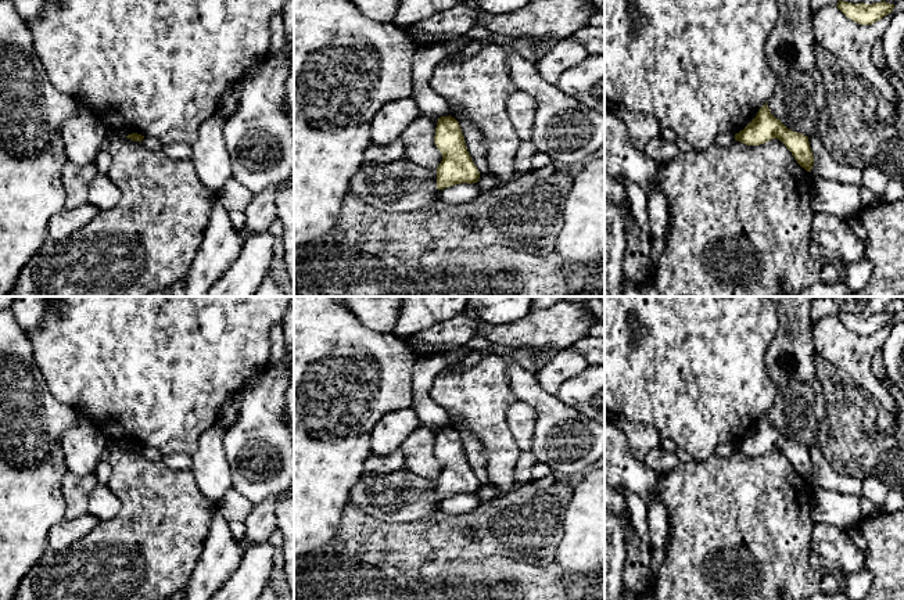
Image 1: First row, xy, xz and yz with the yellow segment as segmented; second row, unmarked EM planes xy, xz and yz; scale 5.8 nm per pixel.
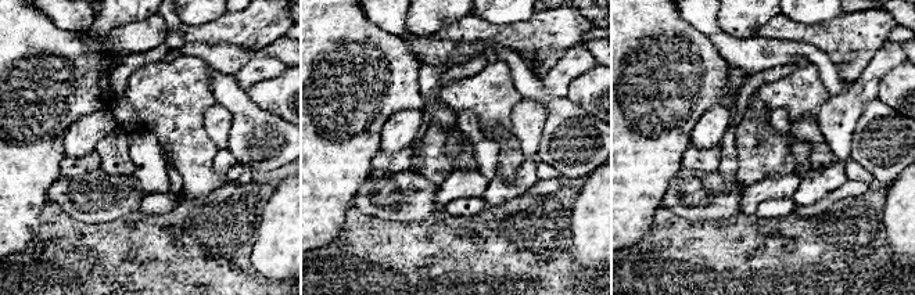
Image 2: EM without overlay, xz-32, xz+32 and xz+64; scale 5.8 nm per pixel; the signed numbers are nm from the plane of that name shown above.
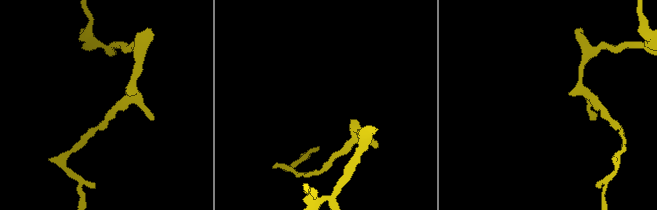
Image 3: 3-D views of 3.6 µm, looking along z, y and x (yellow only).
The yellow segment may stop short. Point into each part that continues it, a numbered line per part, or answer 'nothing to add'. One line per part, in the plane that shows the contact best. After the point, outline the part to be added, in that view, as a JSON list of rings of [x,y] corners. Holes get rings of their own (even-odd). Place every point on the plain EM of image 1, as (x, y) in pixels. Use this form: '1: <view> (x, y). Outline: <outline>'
nothing to add

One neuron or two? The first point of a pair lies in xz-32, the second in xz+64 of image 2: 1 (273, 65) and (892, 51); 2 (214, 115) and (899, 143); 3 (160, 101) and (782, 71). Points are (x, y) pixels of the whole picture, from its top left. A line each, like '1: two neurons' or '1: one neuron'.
1: one neuron
2: two neurons
3: two neurons

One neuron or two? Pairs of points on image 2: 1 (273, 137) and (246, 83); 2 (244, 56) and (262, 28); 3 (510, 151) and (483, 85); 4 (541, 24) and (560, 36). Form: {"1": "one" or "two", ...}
{"1": "two", "2": "two", "3": "one", "4": "one"}

